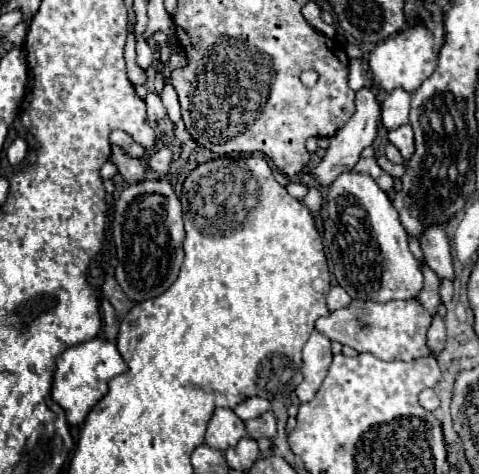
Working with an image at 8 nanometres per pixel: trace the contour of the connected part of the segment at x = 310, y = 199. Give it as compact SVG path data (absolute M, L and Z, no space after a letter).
M311 187L307 191L307 195L301 199L301 203L311 211L311 213L317 213L321 209L321 191L317 187Z

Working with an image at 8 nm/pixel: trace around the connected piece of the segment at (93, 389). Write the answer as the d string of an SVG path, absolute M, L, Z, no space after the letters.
M95 337L91 341L85 341L81 345L67 349L65 353L61 353L57 357L57 369L53 375L51 397L57 405L61 405L65 409L69 425L77 427L87 417L89 409L107 393L109 381L125 371L127 371L127 365L121 359L115 343L109 343L101 337Z

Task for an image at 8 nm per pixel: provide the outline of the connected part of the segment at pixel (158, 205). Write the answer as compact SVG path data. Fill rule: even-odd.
M145 179L123 189L119 199L115 201L111 229L113 229L113 241L117 249L117 261L119 261L115 269L115 277L121 289L127 293L127 297L133 301L145 301L145 299L153 299L165 293L179 275L179 269L183 263L183 239L185 239L183 209L181 209L179 197L175 195L173 185L165 179L159 179L159 181Z

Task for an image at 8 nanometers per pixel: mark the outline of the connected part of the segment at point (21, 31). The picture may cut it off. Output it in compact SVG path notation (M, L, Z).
M30 21L21 22L13 27L8 34L6 35L6 39L13 43L14 45L21 45L24 43L27 30L29 28Z

